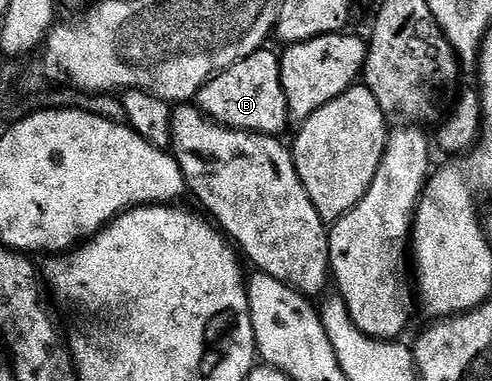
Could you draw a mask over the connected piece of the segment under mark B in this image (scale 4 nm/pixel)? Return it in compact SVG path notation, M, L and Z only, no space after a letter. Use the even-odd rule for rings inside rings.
M263 48L221 70L215 78L210 78L202 85L196 105L207 118L233 130L281 135L281 130L290 122L290 113L280 80L279 55L273 54L270 48Z

